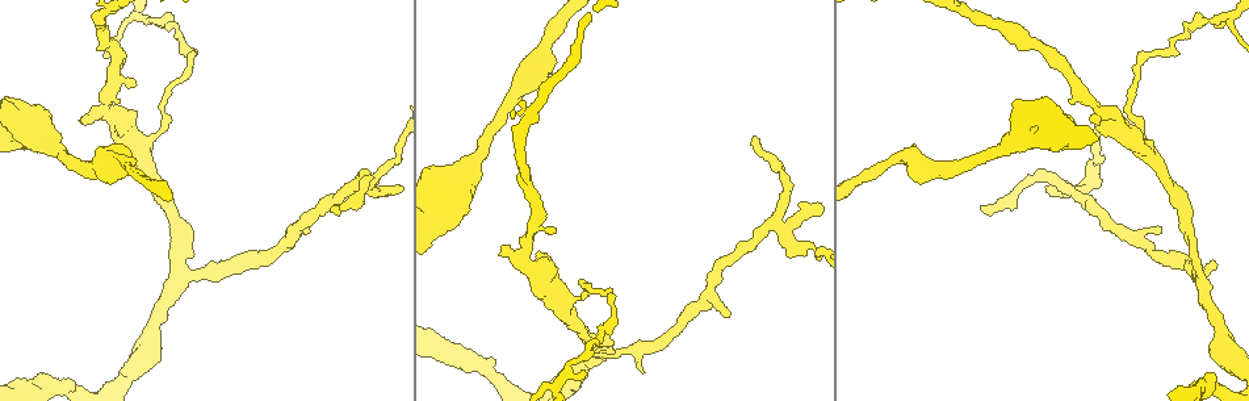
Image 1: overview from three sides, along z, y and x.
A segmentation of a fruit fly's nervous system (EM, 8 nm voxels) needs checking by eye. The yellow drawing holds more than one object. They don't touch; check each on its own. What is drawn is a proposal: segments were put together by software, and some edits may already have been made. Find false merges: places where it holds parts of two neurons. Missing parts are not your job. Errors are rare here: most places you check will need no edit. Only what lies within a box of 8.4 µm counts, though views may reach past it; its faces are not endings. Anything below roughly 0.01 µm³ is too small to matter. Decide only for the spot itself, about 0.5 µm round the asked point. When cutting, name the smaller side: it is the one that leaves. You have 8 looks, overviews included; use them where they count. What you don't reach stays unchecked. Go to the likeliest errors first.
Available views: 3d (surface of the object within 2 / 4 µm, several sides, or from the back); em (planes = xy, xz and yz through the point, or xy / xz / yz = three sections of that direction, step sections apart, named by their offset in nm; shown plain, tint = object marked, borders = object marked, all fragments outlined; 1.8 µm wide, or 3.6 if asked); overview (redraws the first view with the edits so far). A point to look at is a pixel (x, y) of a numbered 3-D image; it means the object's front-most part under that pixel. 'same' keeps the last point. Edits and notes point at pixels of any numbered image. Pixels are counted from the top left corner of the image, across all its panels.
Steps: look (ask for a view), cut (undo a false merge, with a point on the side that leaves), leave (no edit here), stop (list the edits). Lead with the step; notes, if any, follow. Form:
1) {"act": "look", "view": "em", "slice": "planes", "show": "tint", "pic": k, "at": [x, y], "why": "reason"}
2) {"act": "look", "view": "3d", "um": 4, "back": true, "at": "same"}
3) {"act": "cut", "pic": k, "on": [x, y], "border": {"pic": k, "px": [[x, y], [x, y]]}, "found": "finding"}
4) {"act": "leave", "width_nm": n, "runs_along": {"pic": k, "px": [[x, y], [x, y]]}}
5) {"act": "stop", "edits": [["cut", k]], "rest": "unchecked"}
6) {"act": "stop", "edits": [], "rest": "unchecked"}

{"act": "look", "view": "3d", "um": 2, "back": true, "pic": 1, "at": [350, 187], "why": "four-way junction"}

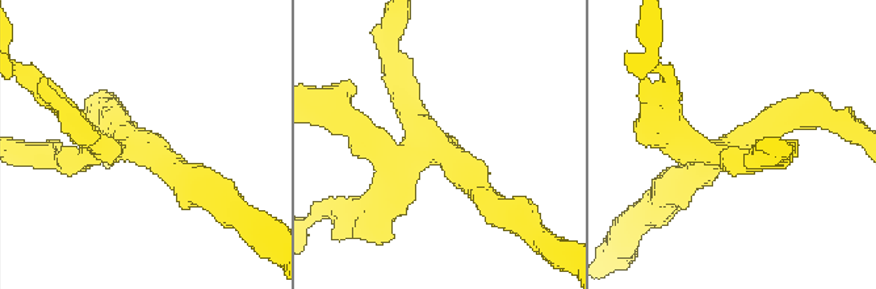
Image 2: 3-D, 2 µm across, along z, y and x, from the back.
{"act": "look", "view": "em", "slice": "xz", "step": 4, "show": "tint", "pic": 2, "at": [151, 147], "arms": 4}

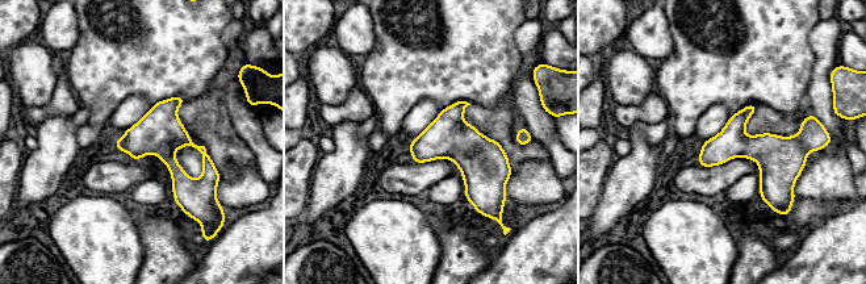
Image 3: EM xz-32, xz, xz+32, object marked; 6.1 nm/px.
{"act": "look", "view": "em", "slice": "planes", "show": "borders", "at": "same", "why": "another direction"}

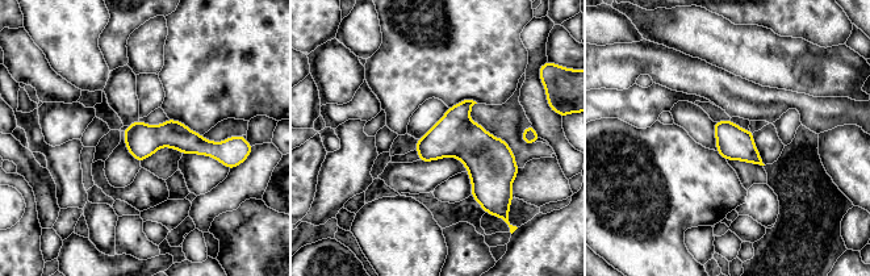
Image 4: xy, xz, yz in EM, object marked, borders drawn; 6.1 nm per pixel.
{"act": "leave", "found": "continuous, no second neuron"}

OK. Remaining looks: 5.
{"act": "look", "view": "em", "slice": "planes", "show": "plain", "pic": 1, "at": [107, 113], "why": "branch point"}

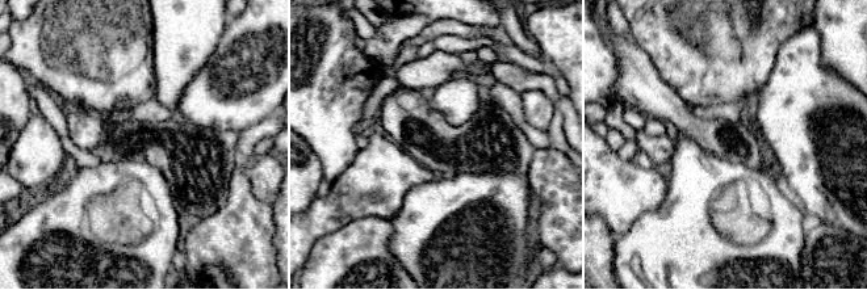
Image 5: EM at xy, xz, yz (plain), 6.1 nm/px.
{"act": "look", "view": "em", "slice": "planes", "show": "tint", "at": "same"}

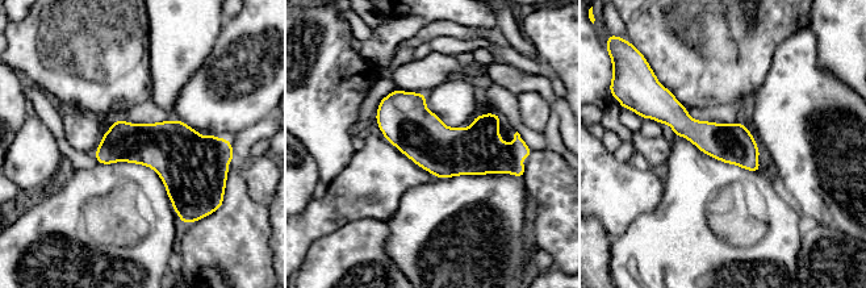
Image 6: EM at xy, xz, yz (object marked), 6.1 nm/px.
{"act": "leave", "runs_along": {"pic": 6, "px": [[381, 107], [439, 150], [511, 151]]}, "found": "one neuron here"}

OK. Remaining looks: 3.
{"act": "look", "view": "em", "slice": "xz", "step": 4, "show": "tint", "pic": 1, "at": [123, 158]}

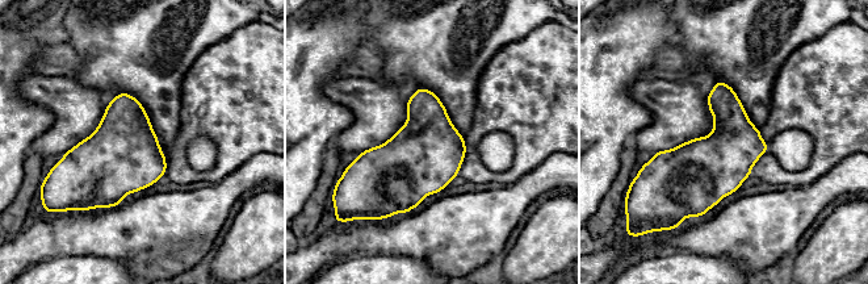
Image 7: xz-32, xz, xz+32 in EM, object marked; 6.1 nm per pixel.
{"act": "leave", "found": "one neuron here"}

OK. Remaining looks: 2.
{"act": "stop", "edits": [], "rest": "unchecked"}

